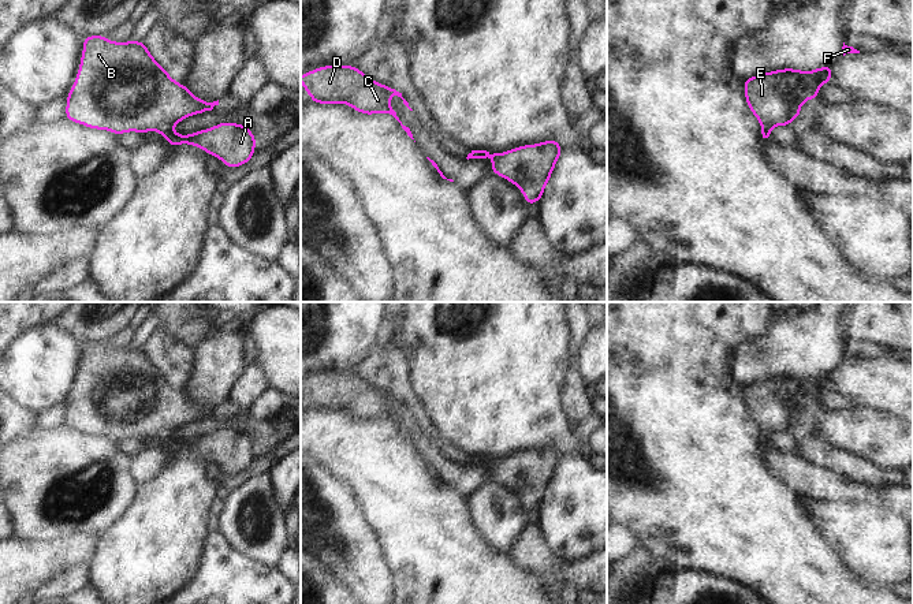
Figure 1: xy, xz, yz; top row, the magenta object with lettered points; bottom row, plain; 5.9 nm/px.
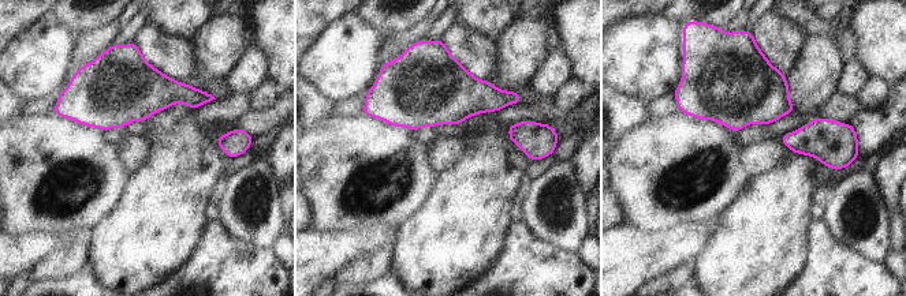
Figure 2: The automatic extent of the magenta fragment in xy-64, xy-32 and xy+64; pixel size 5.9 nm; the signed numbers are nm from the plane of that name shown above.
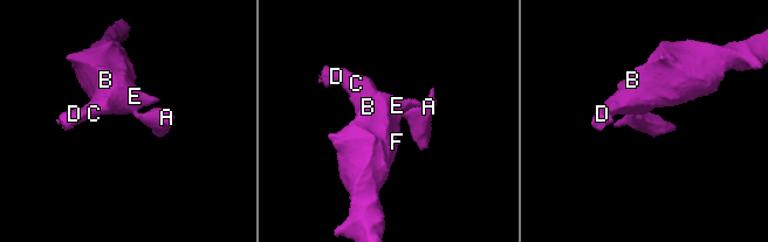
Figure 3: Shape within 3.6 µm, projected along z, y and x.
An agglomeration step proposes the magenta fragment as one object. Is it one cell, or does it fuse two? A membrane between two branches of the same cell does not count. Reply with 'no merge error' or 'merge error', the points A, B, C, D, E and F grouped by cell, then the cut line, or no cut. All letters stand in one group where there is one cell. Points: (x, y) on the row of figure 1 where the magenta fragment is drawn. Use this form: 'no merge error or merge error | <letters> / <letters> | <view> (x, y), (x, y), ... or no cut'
merge error | A / B C D E F | xy (172, 130), (164, 138)

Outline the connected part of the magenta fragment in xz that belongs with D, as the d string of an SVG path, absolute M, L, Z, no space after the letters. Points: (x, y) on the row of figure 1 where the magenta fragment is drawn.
M323 66L323 67L318 67L318 68L314 68L314 70L306 72L305 75L301 75L301 82L303 83L305 92L312 97L312 102L317 102L317 104L347 104L347 105L351 107L353 109L358 111L359 113L365 113L365 115L374 115L374 113L381 113L381 112L390 113L390 115L392 115L392 116L400 123L402 128L403 128L403 130L407 133L407 135L414 141L410 128L402 124L402 122L400 122L399 118L396 116L396 112L392 109L391 102L390 102L390 98L391 98L392 96L398 96L398 97L400 97L400 98L403 100L403 104L405 104L410 111L413 111L413 109L409 107L409 102L402 97L402 93L399 93L399 92L396 92L395 89L388 87L388 86L385 86L385 85L383 85L383 83L376 82L374 79L369 78L369 77L365 75L362 71L359 71L358 67L355 67L355 66Z

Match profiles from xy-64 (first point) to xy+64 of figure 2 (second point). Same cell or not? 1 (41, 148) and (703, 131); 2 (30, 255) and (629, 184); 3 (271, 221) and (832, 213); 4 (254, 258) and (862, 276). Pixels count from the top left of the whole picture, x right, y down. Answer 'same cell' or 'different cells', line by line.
1: same cell
2: different cells
3: same cell
4: same cell

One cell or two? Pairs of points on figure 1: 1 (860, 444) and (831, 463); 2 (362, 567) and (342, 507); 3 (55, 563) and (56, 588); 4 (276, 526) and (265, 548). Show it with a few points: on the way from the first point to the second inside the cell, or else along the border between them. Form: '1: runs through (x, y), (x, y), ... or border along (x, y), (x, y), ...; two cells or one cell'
1: border along (818, 439), (876, 466); two cells
2: runs through (354, 552), (353, 543), (342, 529), (342, 522); one cell
3: border along (86, 563), (64, 570), (38, 589); two cells
4: runs through (271, 532), (271, 537), (265, 543); one cell

